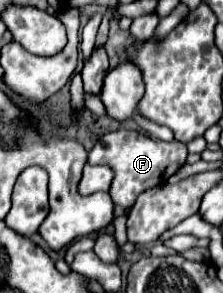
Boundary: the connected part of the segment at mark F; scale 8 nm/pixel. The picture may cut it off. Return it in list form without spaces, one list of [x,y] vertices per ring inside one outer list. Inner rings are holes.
[[[117,130],[101,136],[93,150],[89,152],[89,164],[106,165],[115,173],[109,194],[115,205],[129,210],[135,204],[135,198],[149,188],[163,184],[171,174],[175,174],[187,160],[187,146],[183,142],[163,142],[149,138],[143,132],[135,130]]]

